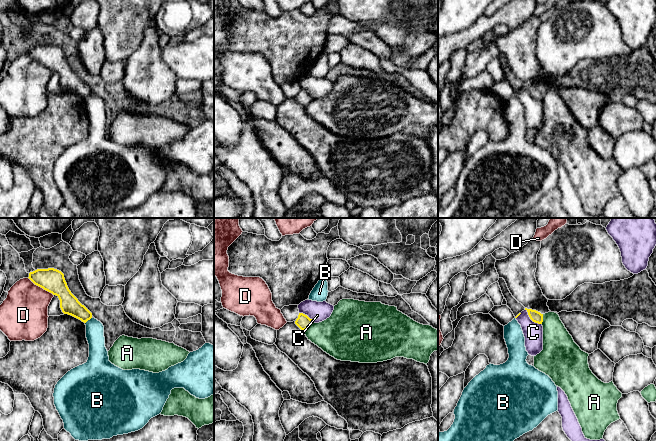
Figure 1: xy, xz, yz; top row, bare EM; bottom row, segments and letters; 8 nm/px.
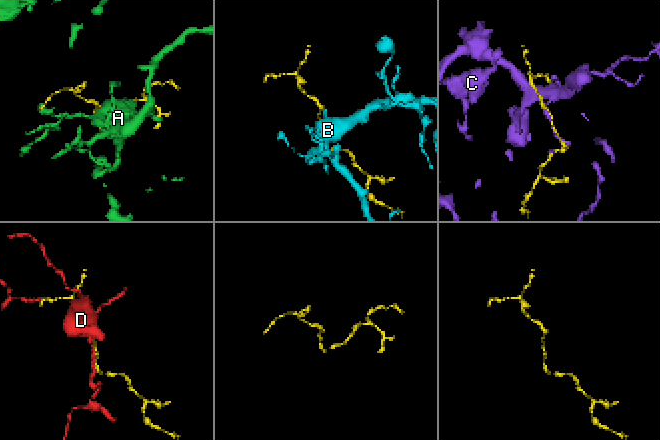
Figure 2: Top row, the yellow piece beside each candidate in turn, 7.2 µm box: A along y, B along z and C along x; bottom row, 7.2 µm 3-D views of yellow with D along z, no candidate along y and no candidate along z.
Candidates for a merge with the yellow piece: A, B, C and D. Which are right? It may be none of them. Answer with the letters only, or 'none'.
none

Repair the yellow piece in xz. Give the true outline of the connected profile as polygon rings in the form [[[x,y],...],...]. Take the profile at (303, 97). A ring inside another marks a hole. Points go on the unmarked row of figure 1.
[[[299,89],[298,94],[295,97],[295,100],[303,107],[305,107],[310,101],[313,100],[313,96],[310,95],[307,91]]]

